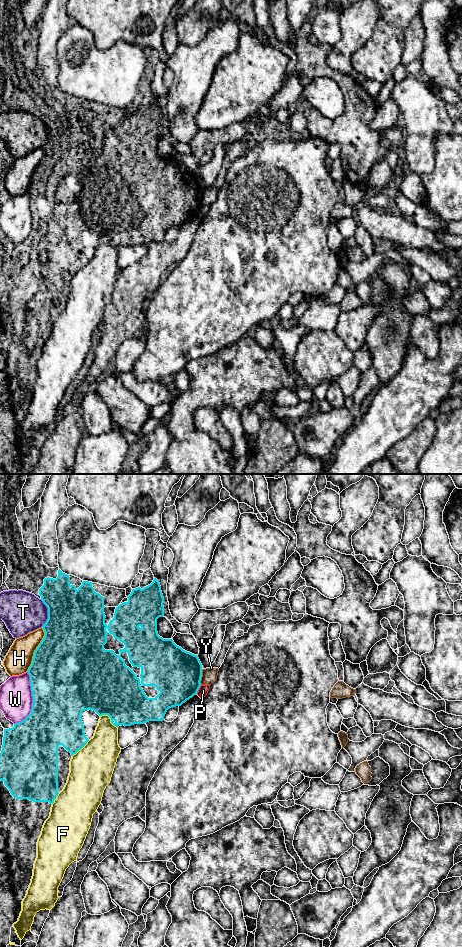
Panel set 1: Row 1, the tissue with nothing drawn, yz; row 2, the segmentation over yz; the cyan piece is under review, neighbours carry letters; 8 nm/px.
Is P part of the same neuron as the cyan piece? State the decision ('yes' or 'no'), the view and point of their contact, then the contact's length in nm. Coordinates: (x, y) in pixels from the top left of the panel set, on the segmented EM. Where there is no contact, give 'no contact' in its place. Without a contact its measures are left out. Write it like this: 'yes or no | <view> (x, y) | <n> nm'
no | yz (198, 689) | 80 nm

